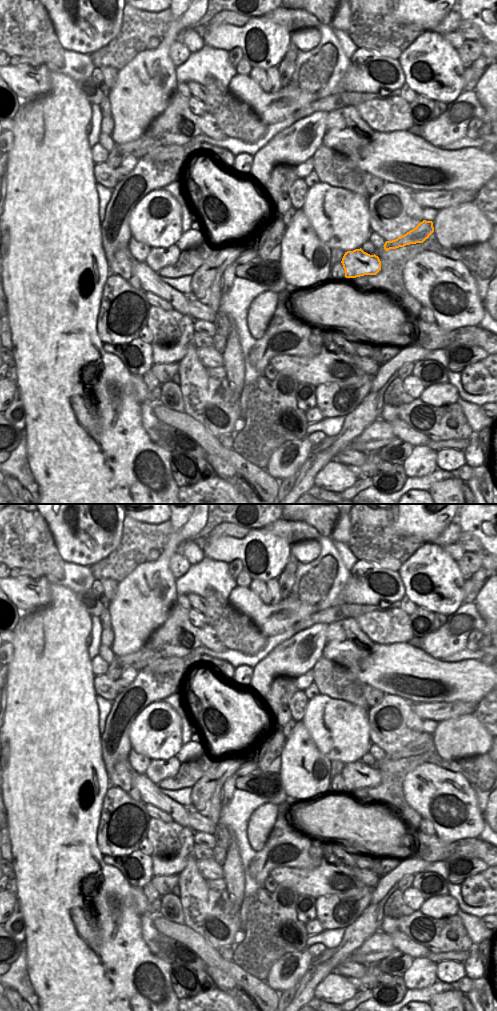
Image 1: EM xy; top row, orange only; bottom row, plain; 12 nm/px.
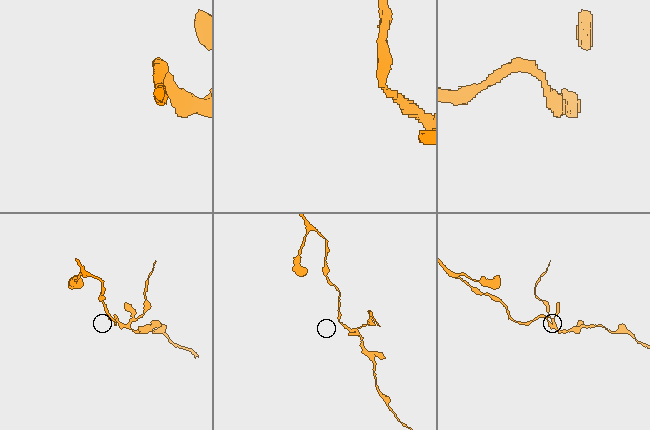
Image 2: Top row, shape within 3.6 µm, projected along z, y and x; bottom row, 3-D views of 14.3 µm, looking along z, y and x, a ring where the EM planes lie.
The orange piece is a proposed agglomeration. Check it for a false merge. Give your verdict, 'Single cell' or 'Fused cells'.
Fused cells.

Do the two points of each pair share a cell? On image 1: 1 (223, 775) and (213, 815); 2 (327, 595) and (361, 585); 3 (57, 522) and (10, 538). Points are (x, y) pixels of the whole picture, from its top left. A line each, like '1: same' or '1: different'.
1: same
2: different
3: different

